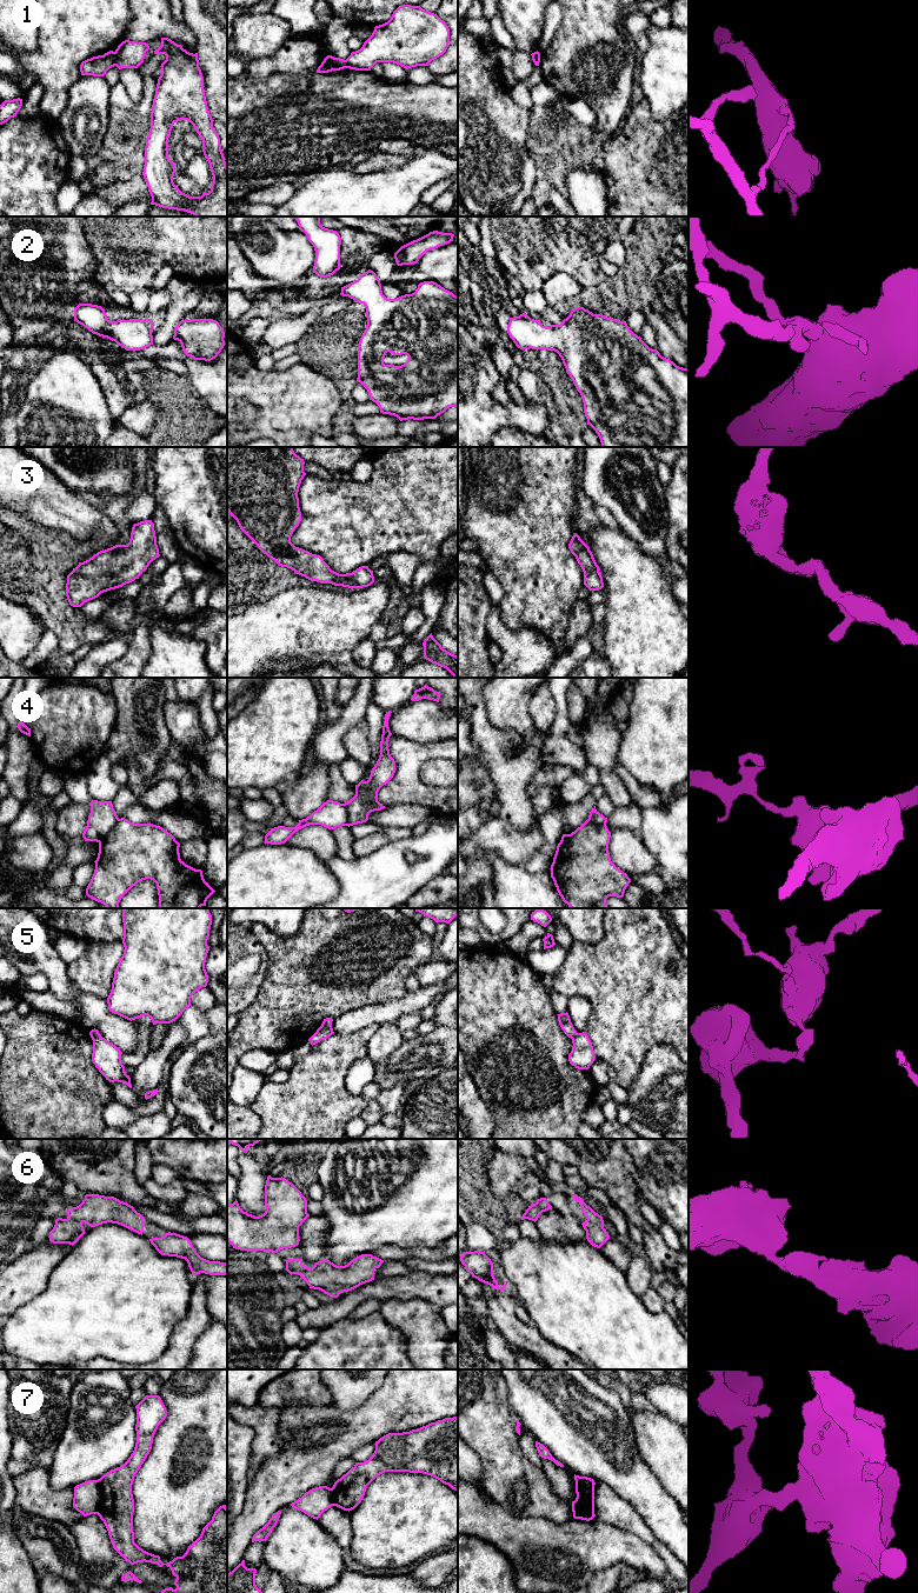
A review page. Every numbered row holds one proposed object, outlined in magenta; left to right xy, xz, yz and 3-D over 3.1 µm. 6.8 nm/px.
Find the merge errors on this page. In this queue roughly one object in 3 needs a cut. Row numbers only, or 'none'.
1, 4, 5, 7

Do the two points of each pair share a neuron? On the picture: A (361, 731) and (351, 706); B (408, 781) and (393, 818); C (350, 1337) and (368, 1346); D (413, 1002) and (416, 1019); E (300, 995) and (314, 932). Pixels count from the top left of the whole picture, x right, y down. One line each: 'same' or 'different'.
A: different
B: different
C: same
D: different
E: same

